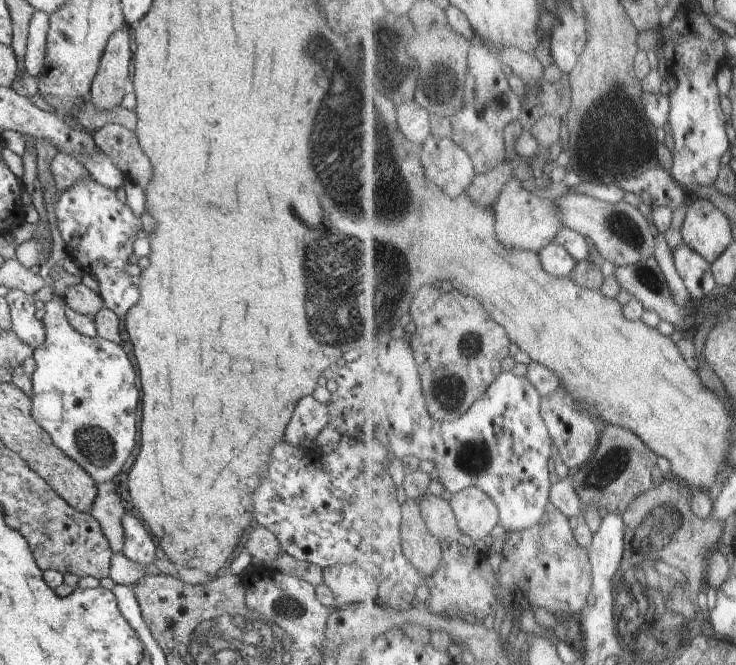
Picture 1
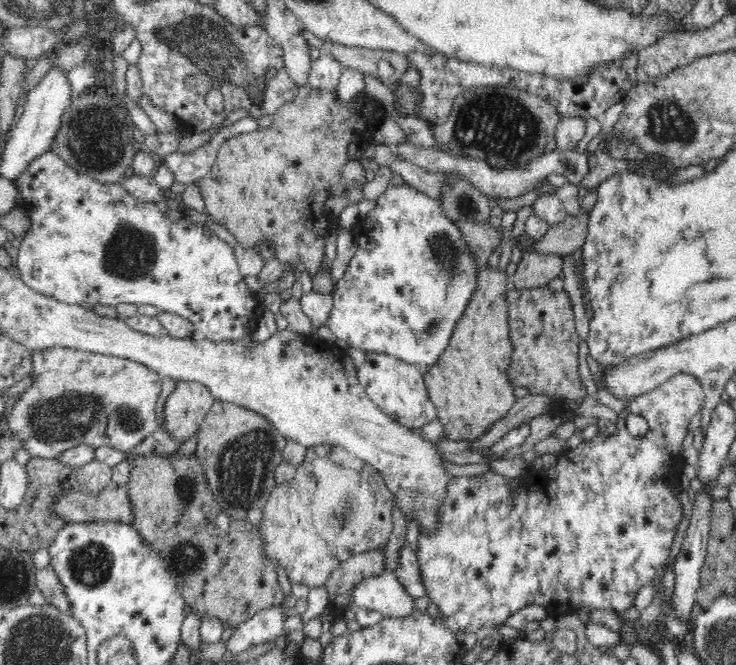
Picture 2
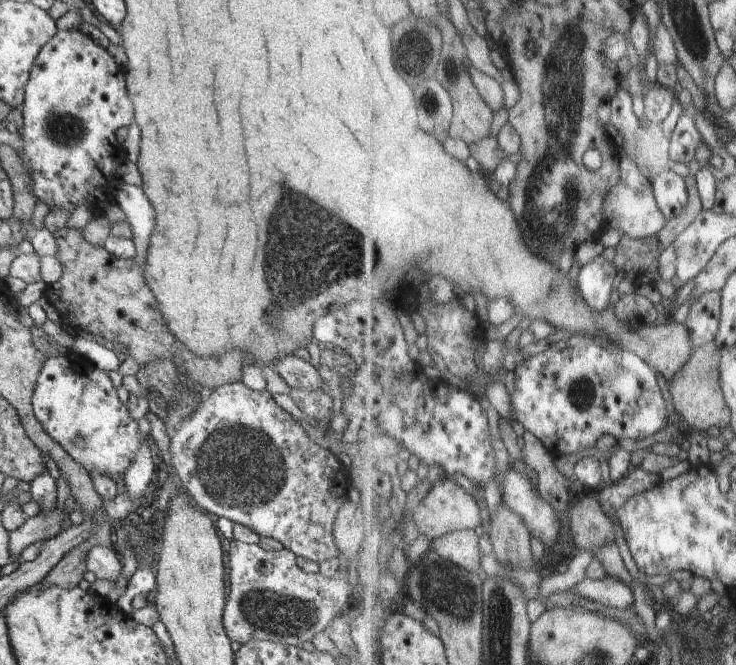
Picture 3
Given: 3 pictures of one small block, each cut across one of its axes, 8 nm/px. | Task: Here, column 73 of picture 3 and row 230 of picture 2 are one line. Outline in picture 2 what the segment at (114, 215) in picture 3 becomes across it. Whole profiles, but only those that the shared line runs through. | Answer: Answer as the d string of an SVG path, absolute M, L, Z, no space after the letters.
M51 151L38 155L23 170L18 179L24 202L23 207L29 214L31 227L23 236L18 247L18 256L15 262L17 264L16 273L31 290L50 296L60 302L81 305L92 310L95 305L149 305L188 320L201 338L214 340L215 342L238 342L242 338L249 338L252 342L252 334L256 330L258 322L256 314L254 314L258 303L255 300L255 294L246 287L246 283L243 281L244 276L239 271L234 249L208 227L196 226L188 216L184 216L179 221L172 221L164 217L164 213L156 207L156 203L149 203L138 197L138 195L131 195L120 183L100 183L95 178L90 178L86 173L76 172L74 168L68 166L66 162L58 155L52 154Z

